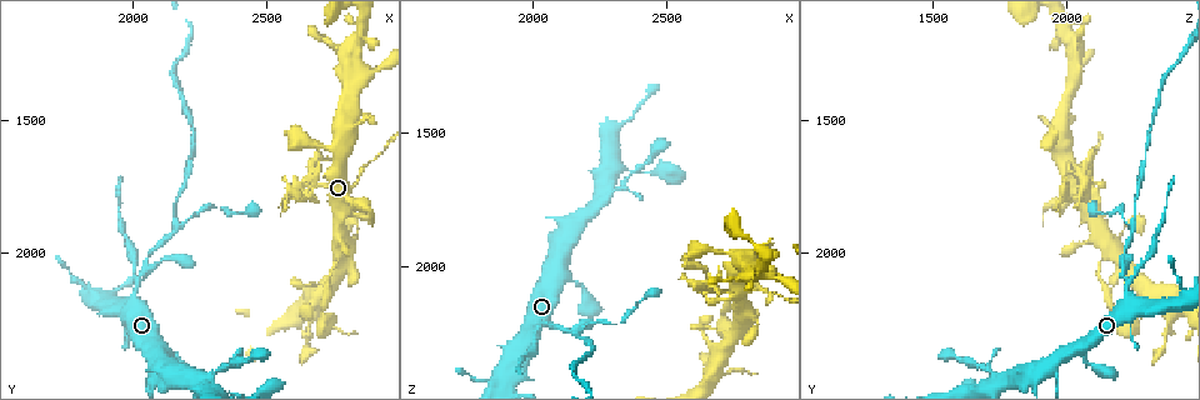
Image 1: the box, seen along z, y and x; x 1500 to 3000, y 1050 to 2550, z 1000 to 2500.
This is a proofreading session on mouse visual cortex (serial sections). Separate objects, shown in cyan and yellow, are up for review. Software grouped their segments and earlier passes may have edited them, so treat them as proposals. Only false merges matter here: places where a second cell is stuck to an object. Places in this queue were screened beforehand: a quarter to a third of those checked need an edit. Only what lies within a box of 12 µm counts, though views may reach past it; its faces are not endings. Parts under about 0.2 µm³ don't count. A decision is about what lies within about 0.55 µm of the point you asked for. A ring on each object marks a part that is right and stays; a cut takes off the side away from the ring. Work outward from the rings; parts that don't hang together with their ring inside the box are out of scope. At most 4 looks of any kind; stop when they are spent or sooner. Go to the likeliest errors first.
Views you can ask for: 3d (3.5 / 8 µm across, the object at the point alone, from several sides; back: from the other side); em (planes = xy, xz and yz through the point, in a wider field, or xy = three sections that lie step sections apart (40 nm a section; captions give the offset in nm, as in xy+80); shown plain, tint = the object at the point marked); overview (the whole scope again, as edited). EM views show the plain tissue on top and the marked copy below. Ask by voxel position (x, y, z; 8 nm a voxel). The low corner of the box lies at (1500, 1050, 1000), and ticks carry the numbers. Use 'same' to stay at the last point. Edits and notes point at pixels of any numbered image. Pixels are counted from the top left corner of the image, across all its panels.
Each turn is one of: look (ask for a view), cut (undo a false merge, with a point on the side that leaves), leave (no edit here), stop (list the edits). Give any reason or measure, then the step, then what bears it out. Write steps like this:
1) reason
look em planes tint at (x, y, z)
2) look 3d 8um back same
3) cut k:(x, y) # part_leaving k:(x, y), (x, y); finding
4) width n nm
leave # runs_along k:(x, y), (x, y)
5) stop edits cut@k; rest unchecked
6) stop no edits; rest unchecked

thick turns thin
look 3d 3.5um at (2690, 1730, 2130)

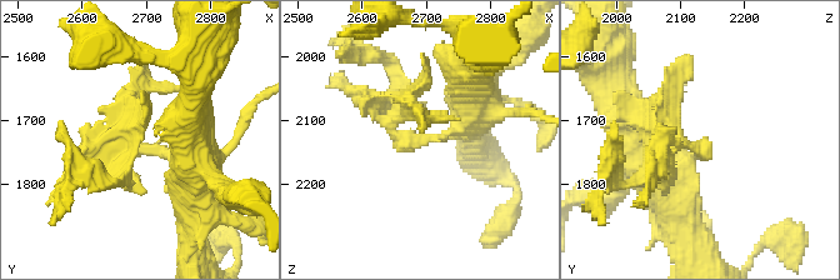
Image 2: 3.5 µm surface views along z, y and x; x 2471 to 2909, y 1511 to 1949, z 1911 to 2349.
look em xy step 3 tint at (2685, 1745, 2135)

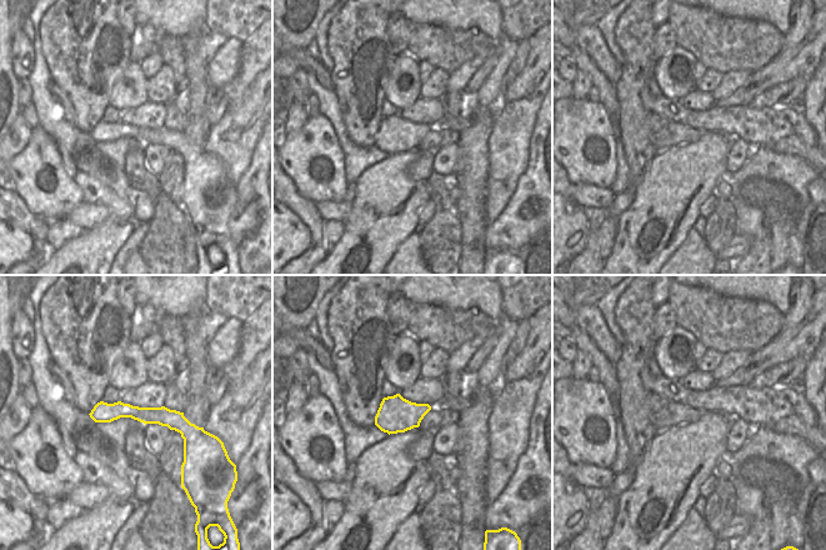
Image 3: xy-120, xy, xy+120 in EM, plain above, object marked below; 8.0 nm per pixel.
width 280 nm
cut 2:(404, 139) # border 3:(186, 419), (170, 429); two cells meet here

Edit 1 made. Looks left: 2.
calibre changes
look 3d 8um at (2000, 2160, 2230)

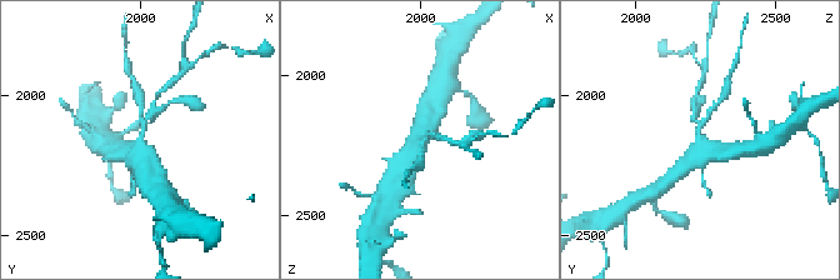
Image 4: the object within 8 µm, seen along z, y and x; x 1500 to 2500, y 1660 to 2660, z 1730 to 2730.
shape alone is not enough
look em xy step 5 tint at (2000, 2150, 2230)

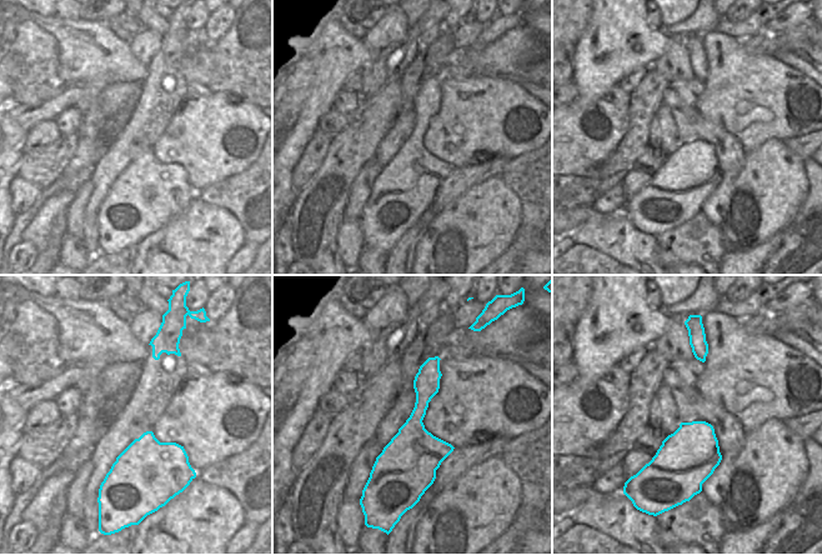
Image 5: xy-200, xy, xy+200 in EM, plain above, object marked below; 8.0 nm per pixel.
cut 4:(151, 113) # part_leaving 4:(143, 130), (155, 111), (155, 100), (169, 85); two cells meet here

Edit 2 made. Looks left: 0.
stop edits cut@2, cut@4; rest unchecked

